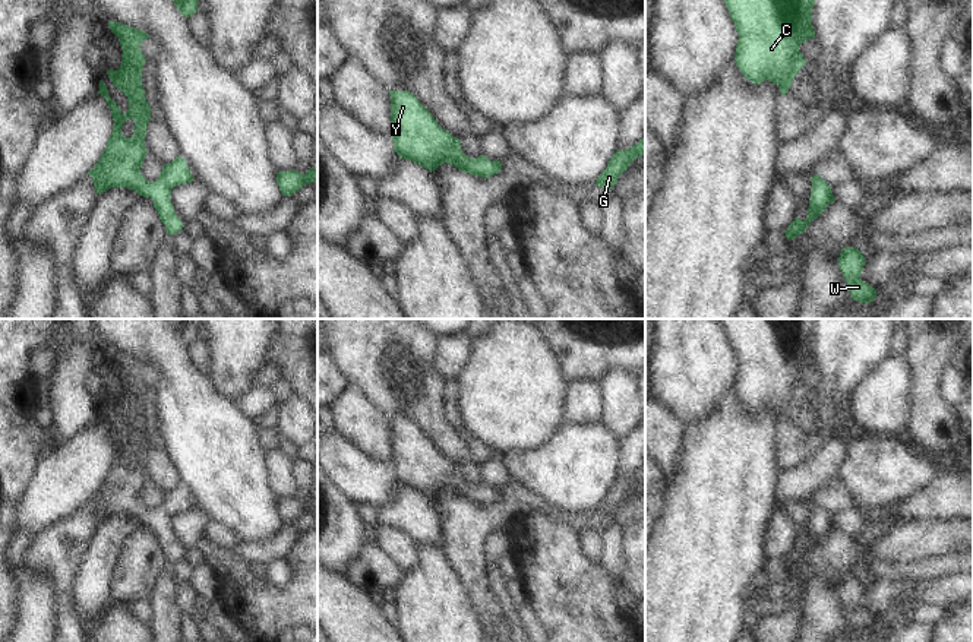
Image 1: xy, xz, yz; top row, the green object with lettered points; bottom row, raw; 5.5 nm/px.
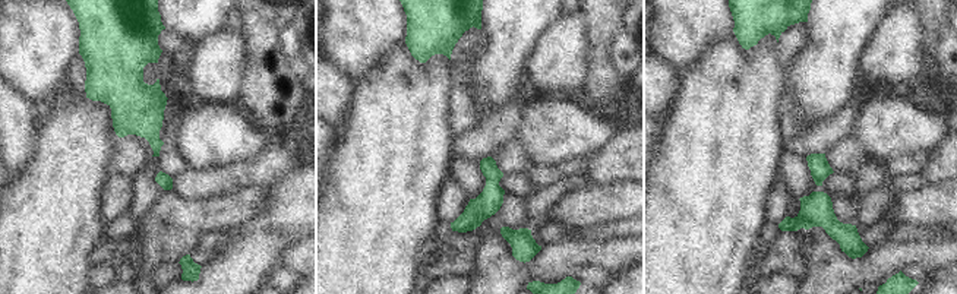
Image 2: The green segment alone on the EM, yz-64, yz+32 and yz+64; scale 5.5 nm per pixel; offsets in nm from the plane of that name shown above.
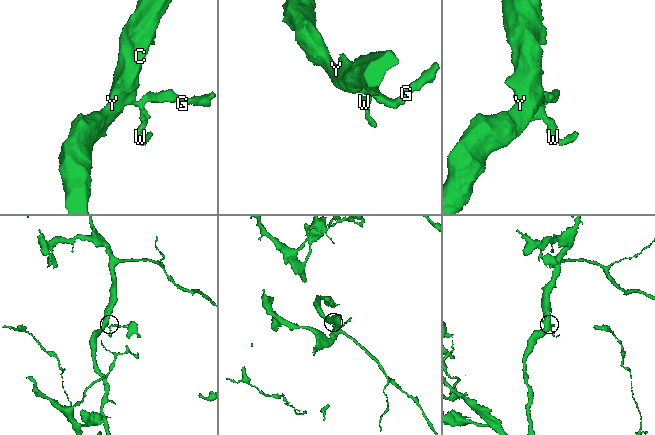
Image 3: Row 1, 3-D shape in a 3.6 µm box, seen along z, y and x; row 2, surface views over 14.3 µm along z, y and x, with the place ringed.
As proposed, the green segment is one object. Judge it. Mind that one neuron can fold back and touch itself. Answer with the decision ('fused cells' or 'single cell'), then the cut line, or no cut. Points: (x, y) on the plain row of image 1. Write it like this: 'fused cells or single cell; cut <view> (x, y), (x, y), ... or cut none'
single cell; cut none

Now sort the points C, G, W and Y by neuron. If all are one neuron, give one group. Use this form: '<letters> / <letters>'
C G W Y

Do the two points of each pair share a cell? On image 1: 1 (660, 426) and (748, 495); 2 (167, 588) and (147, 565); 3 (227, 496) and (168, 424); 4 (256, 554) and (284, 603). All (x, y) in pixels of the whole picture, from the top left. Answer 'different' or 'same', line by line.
1: different
2: different
3: same
4: different

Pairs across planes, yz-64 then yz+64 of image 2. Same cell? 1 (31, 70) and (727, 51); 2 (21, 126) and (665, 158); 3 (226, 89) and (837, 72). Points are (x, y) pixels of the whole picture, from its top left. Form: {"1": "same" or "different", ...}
{"1": "different", "2": "different", "3": "different"}

